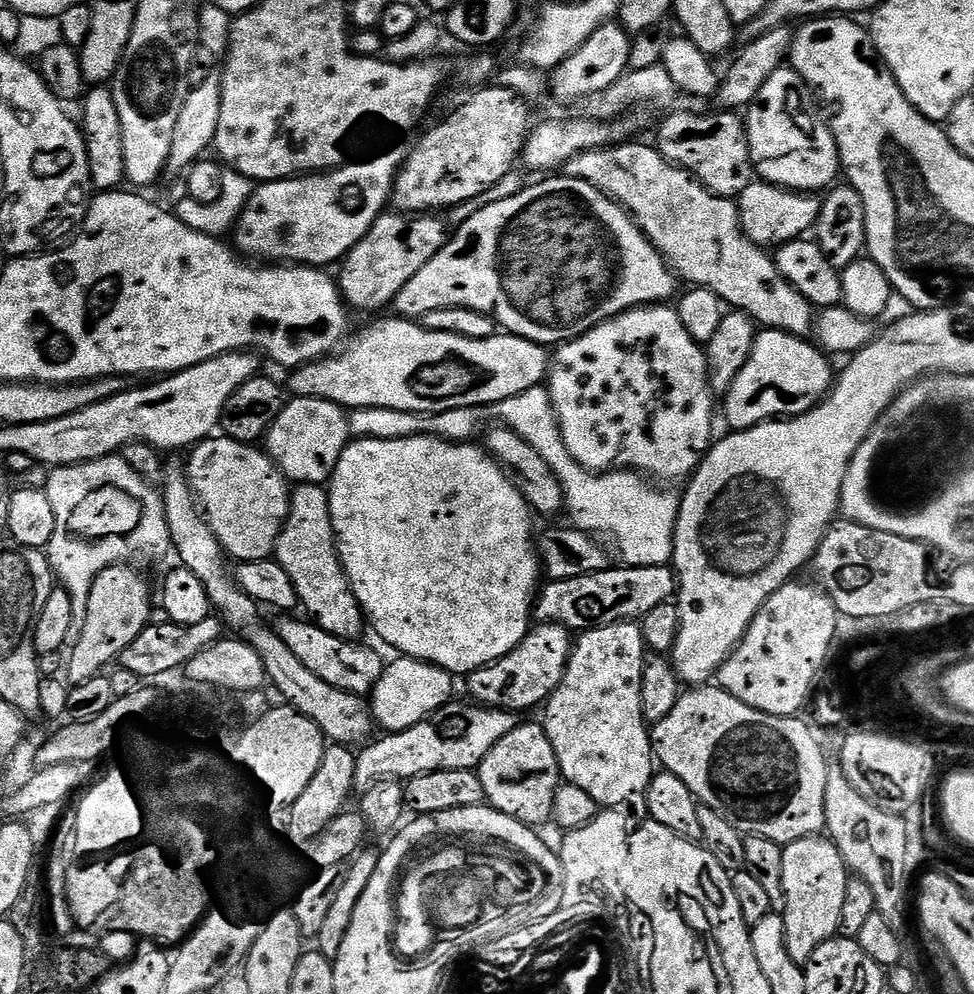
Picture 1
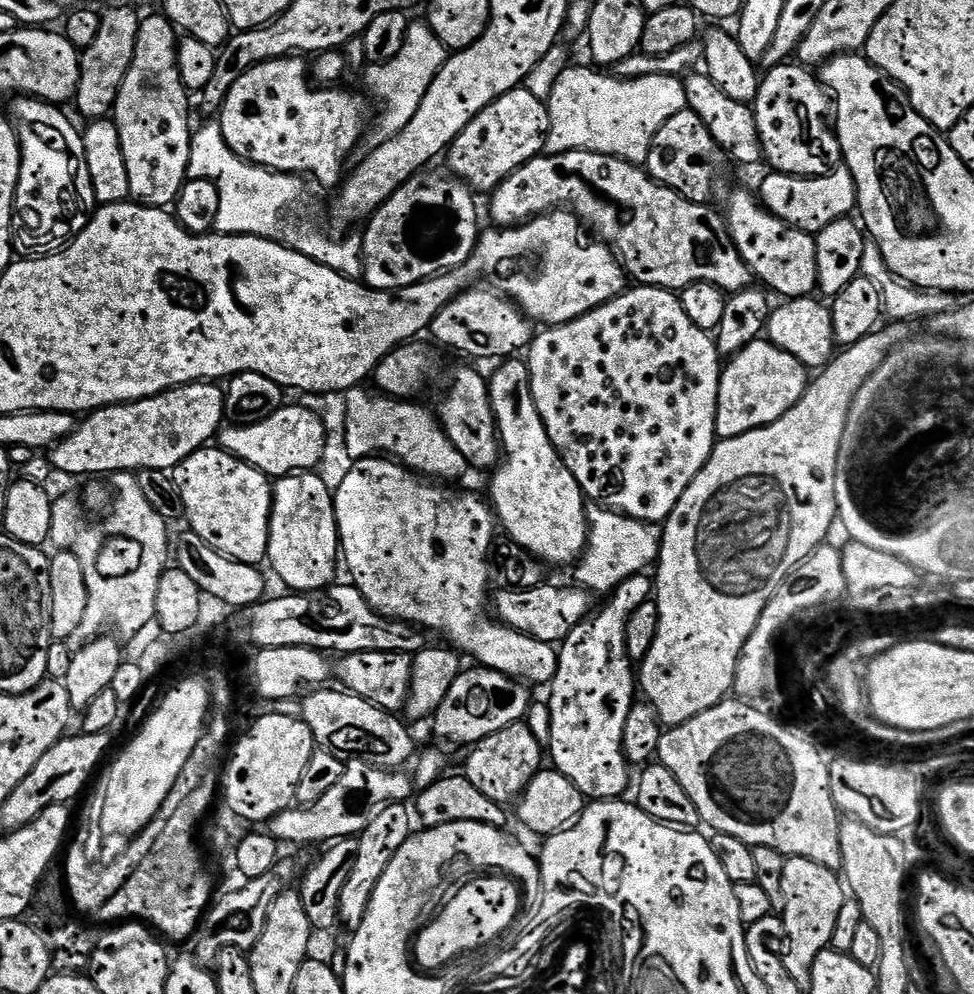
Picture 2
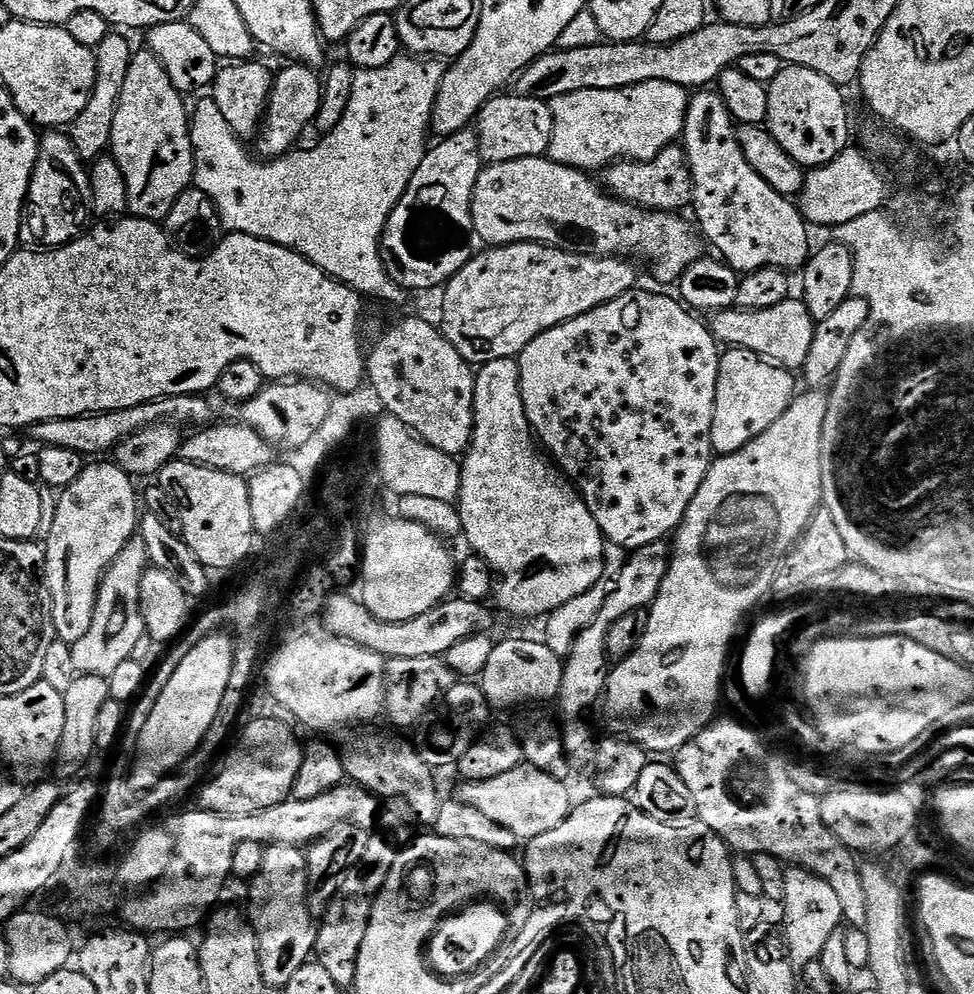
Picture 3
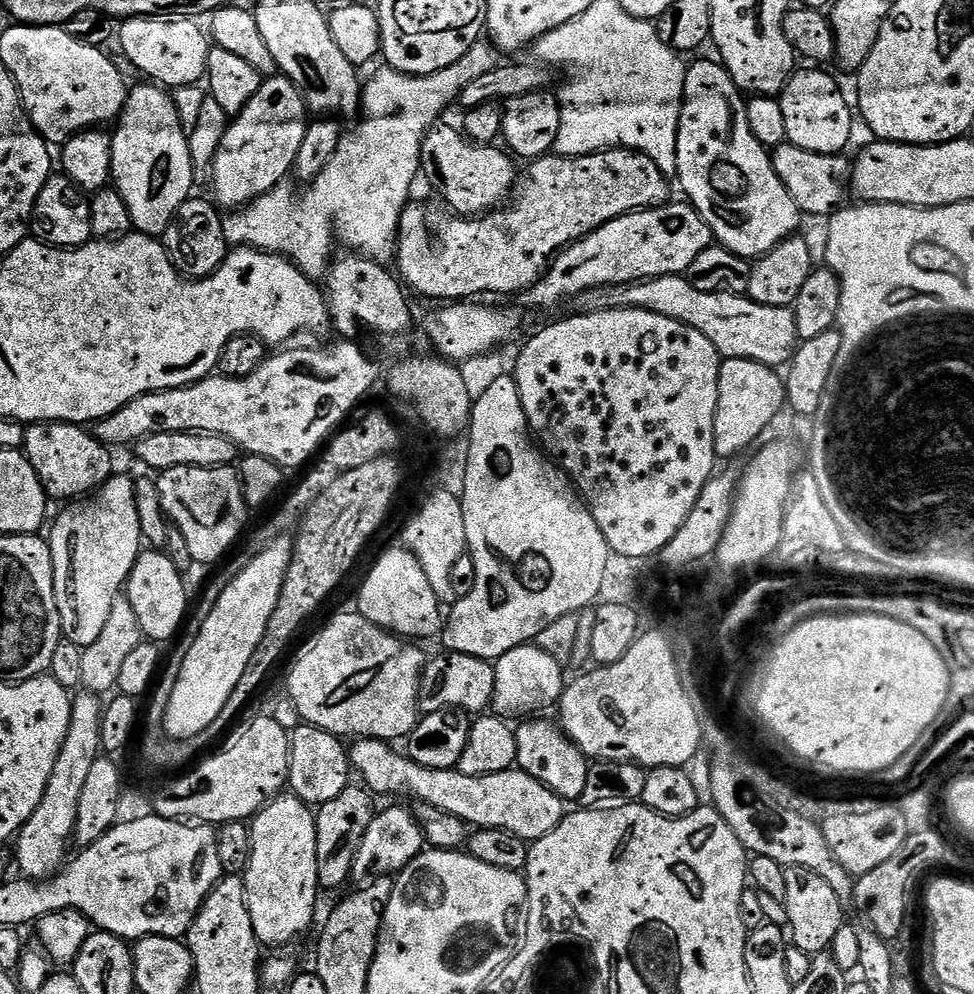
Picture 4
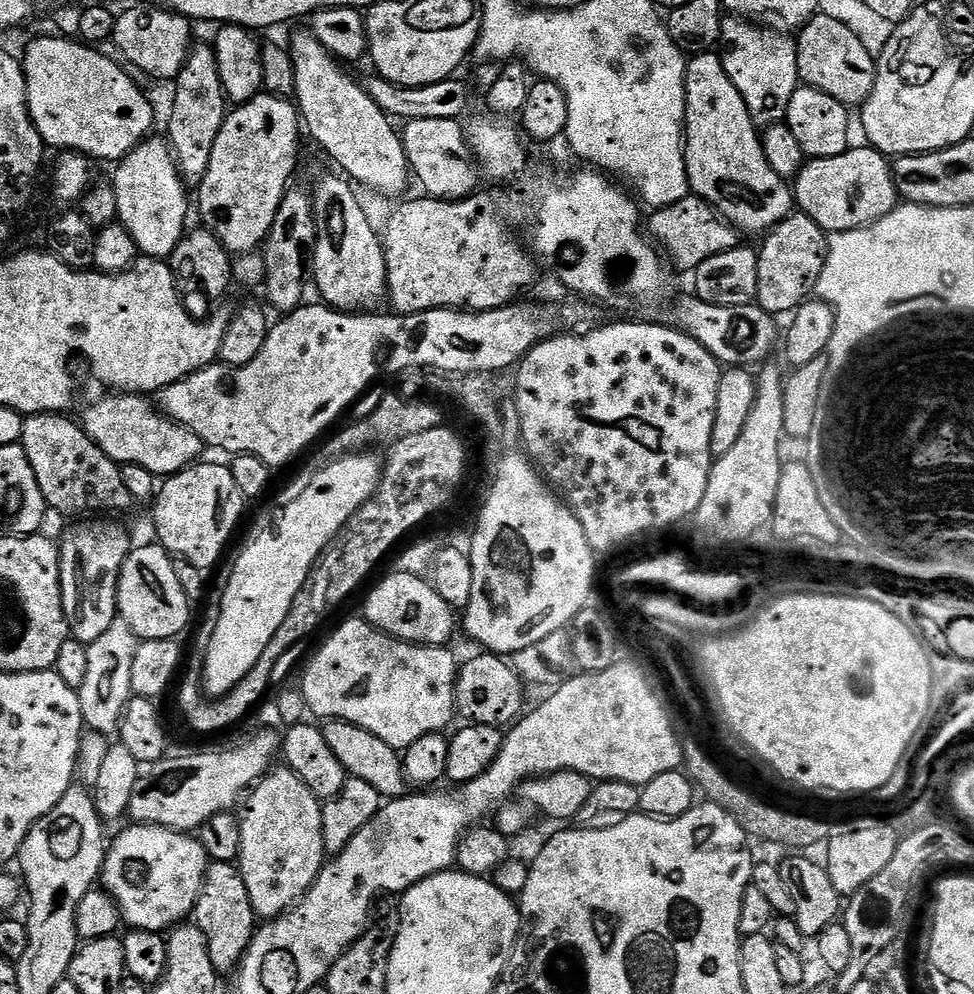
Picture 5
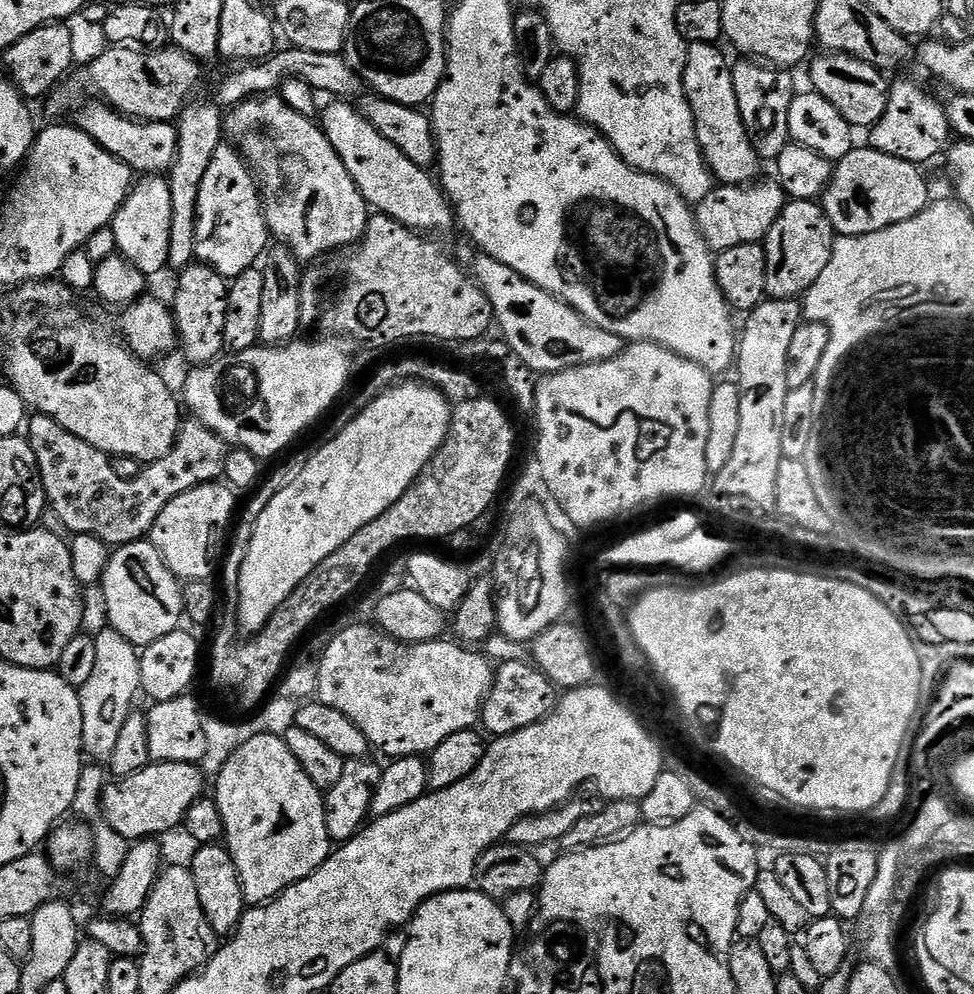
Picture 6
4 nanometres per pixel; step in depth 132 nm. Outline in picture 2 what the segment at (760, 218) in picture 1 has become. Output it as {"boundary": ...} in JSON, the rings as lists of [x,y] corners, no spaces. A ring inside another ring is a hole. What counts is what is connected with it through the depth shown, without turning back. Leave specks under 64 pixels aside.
{"boundary":[[[841,166],[826,176],[791,176],[775,170],[760,184],[758,199],[779,220],[803,232],[821,232],[830,222],[843,220],[857,207],[856,183],[848,169]]]}

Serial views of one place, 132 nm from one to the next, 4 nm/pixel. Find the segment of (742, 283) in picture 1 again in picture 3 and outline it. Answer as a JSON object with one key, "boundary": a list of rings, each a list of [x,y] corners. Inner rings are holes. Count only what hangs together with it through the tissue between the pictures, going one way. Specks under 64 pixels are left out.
{"boundary":[[[535,156],[534,158],[514,159],[510,162],[488,164],[480,172],[478,182],[475,184],[475,190],[472,192],[471,216],[474,218],[475,237],[487,247],[500,247],[502,245],[539,243],[549,244],[552,247],[572,249],[576,253],[586,254],[594,257],[618,256],[621,258],[636,258],[638,256],[649,262],[653,276],[662,284],[675,285],[682,273],[689,268],[694,261],[701,259],[700,252],[701,239],[695,230],[695,227],[682,219],[681,215],[668,212],[654,212],[648,209],[639,208],[636,204],[630,204],[620,200],[610,194],[596,181],[589,178],[591,176],[587,171],[579,168],[568,167],[562,163],[555,163],[546,156]]]}

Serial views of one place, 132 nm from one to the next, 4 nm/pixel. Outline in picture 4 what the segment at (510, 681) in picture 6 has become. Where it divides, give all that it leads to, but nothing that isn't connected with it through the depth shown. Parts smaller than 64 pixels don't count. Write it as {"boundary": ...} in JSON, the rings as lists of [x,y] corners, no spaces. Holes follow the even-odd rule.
{"boundary":[[[445,651],[424,665],[420,676],[420,712],[447,712],[463,710],[468,714],[484,714],[491,709],[494,690],[498,687],[496,672],[491,663],[470,654]],[[476,712],[476,713],[472,713]]]}

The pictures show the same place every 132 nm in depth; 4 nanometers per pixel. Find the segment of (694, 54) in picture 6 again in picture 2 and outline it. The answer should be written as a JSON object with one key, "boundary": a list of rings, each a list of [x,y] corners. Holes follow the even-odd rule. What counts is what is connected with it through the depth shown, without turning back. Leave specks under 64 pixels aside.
{"boundary":[[[736,192],[729,198],[726,219],[738,254],[765,289],[776,291],[780,298],[811,297],[817,291],[818,254],[813,233],[782,222],[748,192]]]}

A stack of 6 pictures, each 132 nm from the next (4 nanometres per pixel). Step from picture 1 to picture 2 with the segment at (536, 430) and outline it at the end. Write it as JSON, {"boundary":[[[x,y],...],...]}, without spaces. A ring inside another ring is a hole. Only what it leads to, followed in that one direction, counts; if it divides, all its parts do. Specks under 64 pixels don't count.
{"boundary":[[[367,387],[349,388],[343,393],[344,400],[344,448],[349,461],[367,460],[377,453],[395,458],[405,468],[436,482],[456,482],[460,468],[465,467],[462,454],[444,433],[439,419],[423,408],[420,402],[393,398],[383,394],[368,396]],[[592,506],[588,508],[588,546],[579,561],[579,583],[589,593],[611,593],[614,588],[631,576],[651,569],[660,555],[660,524],[648,524],[644,520],[635,520],[609,508]]]}

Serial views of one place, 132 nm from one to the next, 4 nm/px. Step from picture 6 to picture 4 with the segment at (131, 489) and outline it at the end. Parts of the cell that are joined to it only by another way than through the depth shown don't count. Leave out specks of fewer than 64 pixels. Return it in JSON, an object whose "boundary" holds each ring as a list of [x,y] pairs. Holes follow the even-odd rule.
{"boundary":[[[29,424],[22,451],[53,501],[72,502],[87,497],[114,475],[109,445],[101,443],[87,427],[79,424]]]}

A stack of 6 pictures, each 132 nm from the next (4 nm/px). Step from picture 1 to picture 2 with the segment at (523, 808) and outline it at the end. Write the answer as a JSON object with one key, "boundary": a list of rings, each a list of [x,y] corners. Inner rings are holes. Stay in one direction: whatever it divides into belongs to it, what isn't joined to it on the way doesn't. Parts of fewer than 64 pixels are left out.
{"boundary":[[[524,722],[506,726],[506,730],[498,730],[498,734],[490,734],[486,739],[471,745],[469,752],[472,753],[462,768],[462,775],[474,782],[474,786],[478,786],[486,798],[505,806],[511,805],[524,793],[526,786],[530,786],[533,778],[541,772],[543,764],[540,763],[546,760],[542,741],[534,738]]]}

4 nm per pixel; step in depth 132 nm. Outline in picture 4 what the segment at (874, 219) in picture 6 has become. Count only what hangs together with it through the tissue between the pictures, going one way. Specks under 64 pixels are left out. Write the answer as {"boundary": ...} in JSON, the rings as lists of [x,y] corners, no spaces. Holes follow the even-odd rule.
{"boundary":[[[785,142],[775,148],[771,157],[778,178],[782,178],[782,186],[786,186],[786,194],[794,198],[805,217],[831,217],[845,203],[844,192],[846,196],[850,188],[850,160],[847,160],[847,155],[823,156]]]}

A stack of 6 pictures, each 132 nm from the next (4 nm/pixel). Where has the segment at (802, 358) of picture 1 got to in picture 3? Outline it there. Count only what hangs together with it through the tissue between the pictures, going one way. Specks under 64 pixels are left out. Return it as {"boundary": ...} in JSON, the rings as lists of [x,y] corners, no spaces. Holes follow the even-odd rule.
{"boundary":[[[729,347],[721,355],[716,387],[716,413],[712,423],[712,451],[729,456],[746,446],[758,434],[770,430],[792,405],[797,395],[797,377],[789,369],[765,359],[750,349]]]}

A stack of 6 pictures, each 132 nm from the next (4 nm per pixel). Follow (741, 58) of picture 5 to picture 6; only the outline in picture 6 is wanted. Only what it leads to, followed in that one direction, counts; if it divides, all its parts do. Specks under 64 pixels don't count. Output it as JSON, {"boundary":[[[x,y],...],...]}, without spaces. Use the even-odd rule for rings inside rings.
{"boundary":[[[741,59],[741,64],[731,65],[734,94],[738,94],[738,110],[746,126],[746,134],[761,161],[775,161],[778,154],[790,143],[788,123],[790,122],[790,102],[794,95],[792,75],[788,70],[773,70],[760,62]]]}

